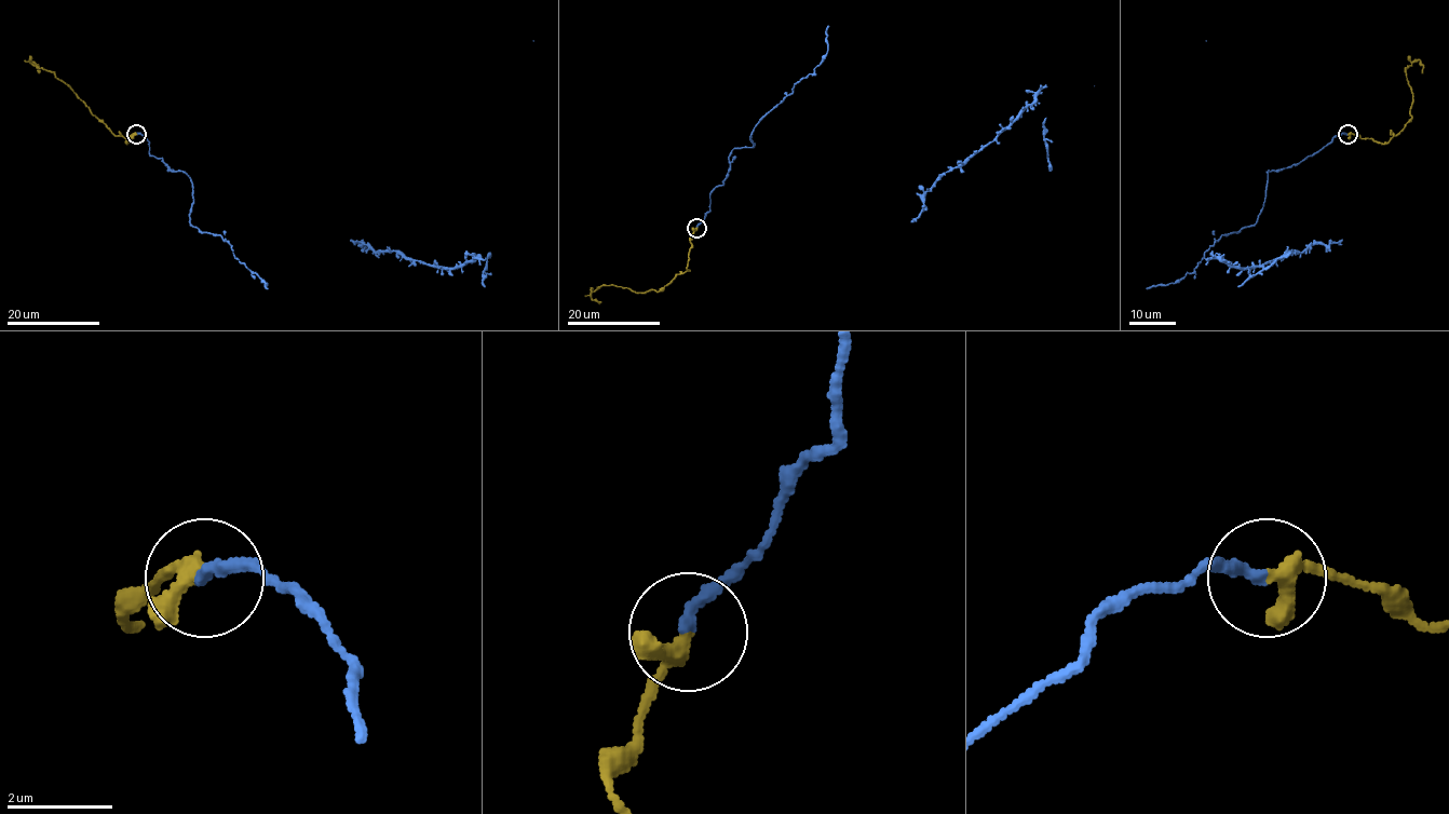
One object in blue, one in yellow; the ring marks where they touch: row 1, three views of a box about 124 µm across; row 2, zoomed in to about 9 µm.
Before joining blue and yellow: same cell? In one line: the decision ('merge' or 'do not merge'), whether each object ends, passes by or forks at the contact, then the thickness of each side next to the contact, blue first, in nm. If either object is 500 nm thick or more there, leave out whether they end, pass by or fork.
merge | blue ends | yellow passes by | 240/240 nm

